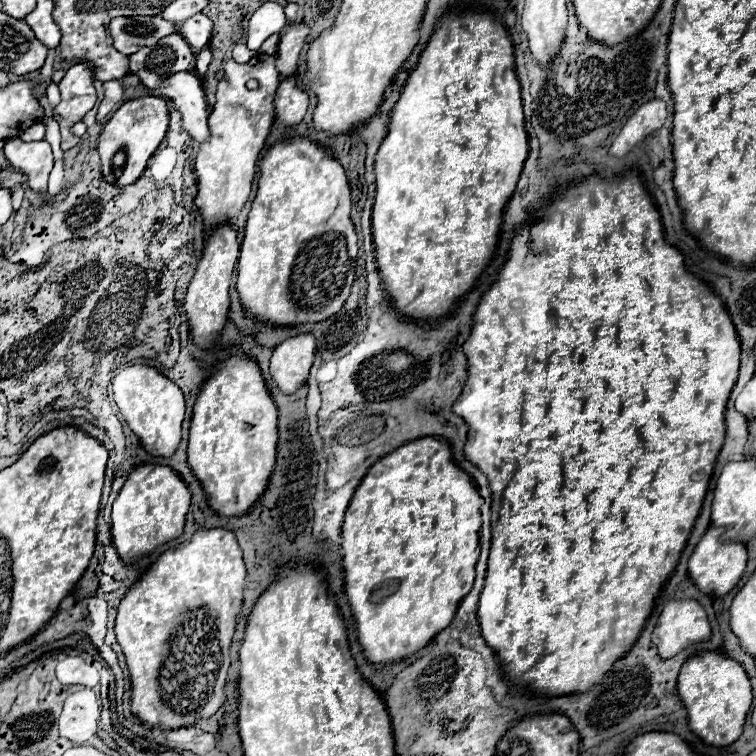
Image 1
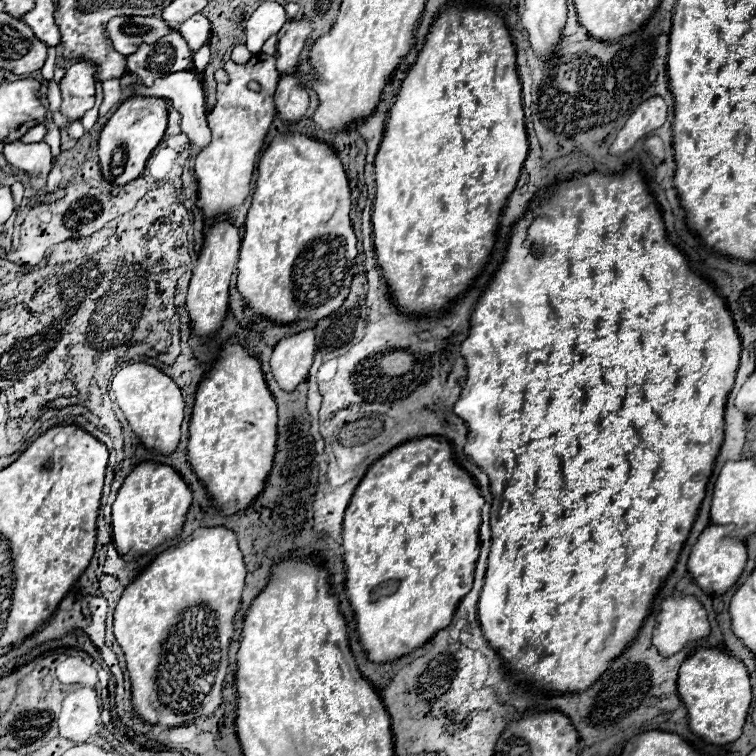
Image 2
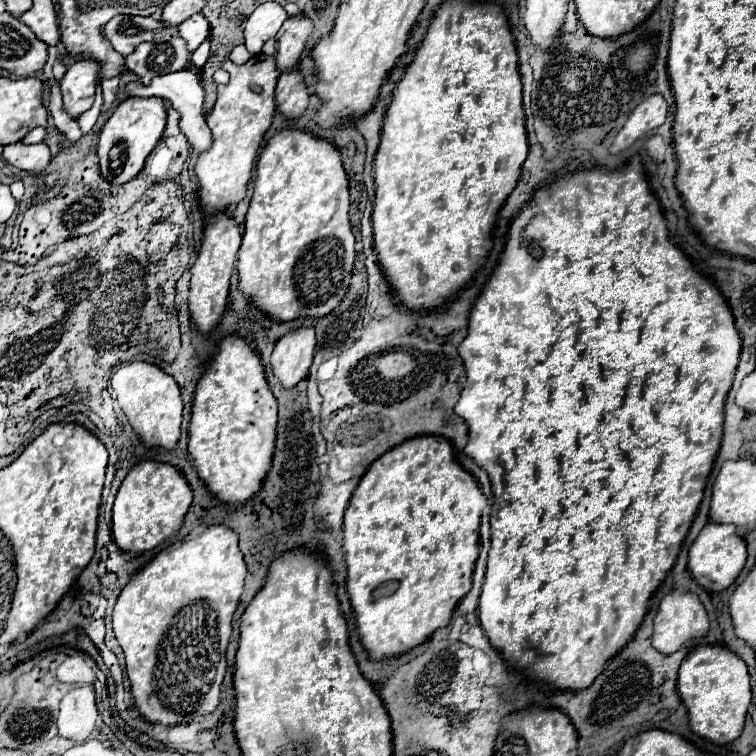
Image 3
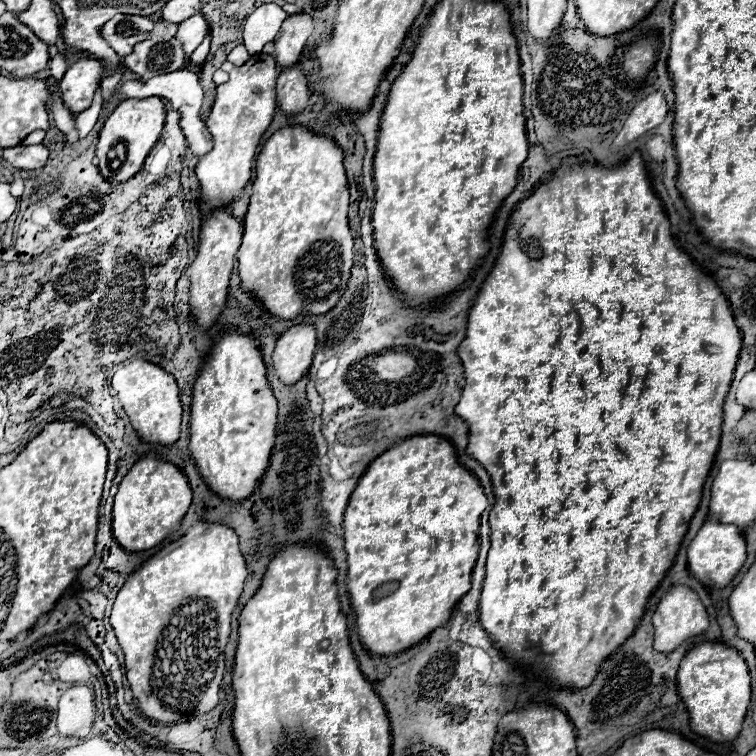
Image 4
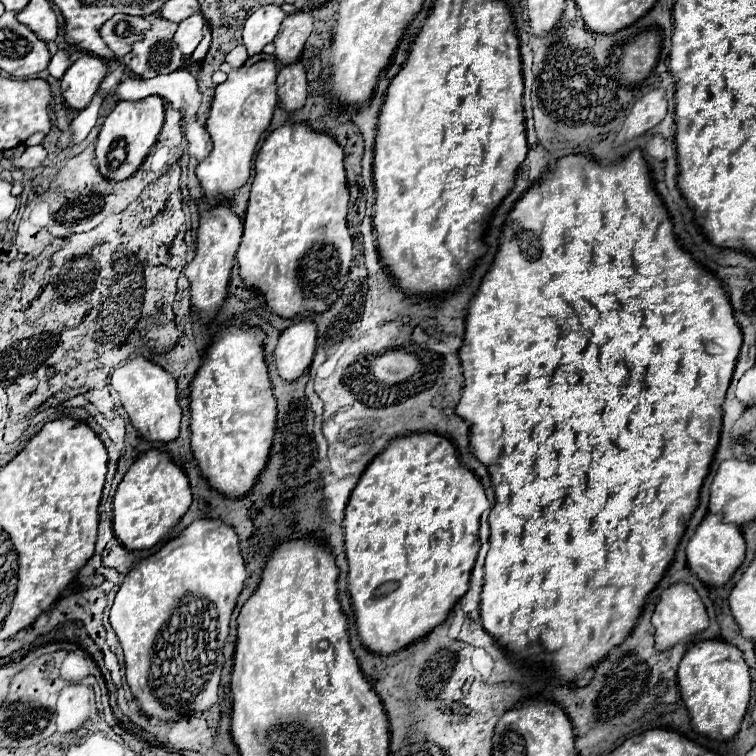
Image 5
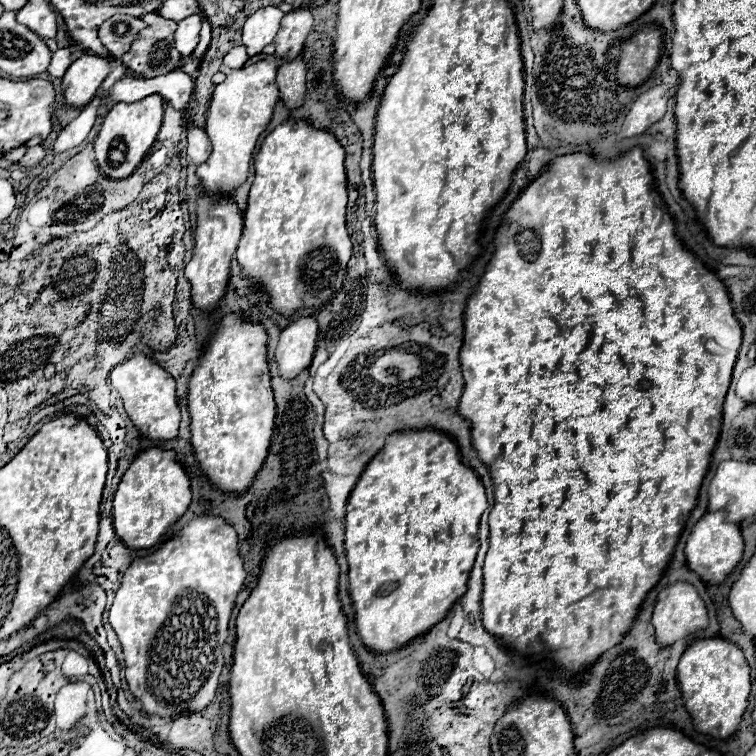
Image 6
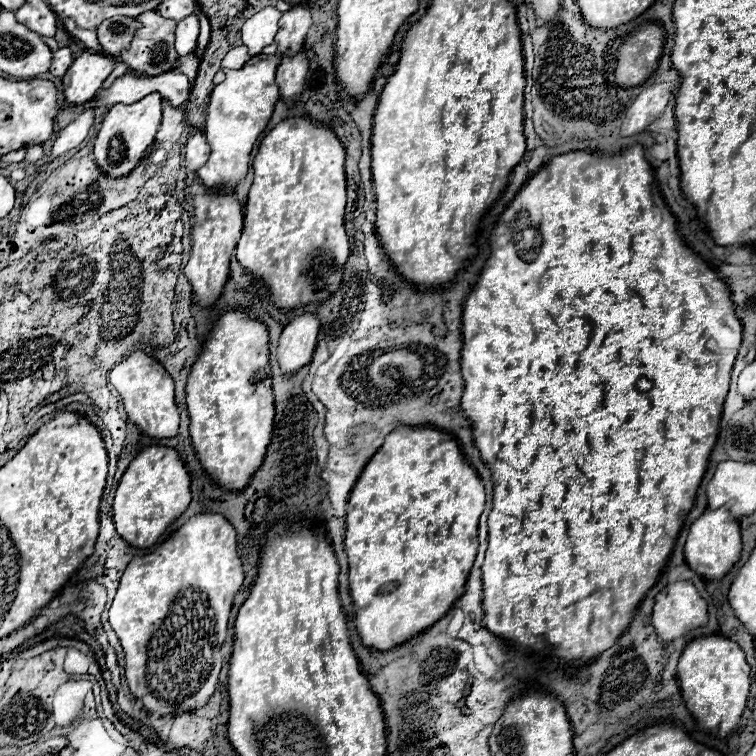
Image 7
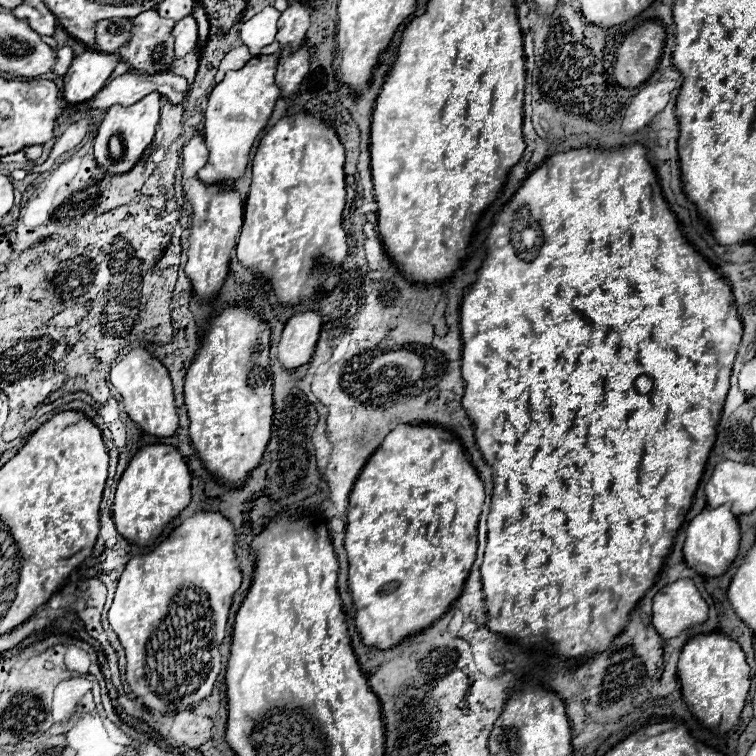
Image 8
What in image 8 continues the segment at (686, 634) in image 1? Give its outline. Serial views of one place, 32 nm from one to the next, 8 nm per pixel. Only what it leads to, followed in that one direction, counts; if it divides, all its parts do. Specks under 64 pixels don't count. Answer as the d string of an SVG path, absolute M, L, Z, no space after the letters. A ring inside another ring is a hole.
M690 578L664 586L652 604L652 624L664 640L678 636L708 618L708 604Z

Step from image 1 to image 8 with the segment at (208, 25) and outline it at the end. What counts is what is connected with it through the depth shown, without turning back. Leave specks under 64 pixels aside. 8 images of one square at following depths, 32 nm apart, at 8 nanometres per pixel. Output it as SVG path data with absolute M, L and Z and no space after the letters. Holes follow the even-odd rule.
M186 16L182 20L178 20L174 24L172 36L176 40L176 58L186 56L190 50L196 48L196 40L198 40L198 24L192 16Z

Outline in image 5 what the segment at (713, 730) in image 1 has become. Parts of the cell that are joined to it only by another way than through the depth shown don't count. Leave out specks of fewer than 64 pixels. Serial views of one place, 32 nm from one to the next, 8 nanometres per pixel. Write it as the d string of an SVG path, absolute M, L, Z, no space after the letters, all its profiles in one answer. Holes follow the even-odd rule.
M704 640L688 648L678 666L678 686L690 712L692 728L714 740L736 736L750 702L750 682L750 668L736 646L724 640Z

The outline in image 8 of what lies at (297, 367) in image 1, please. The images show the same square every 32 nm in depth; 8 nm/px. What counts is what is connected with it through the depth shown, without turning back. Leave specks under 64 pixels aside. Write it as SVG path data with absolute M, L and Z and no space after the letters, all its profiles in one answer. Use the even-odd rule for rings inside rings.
M306 310L306 312L292 316L286 322L280 344L278 344L280 364L288 370L308 364L316 348L320 328L322 328L320 312Z

